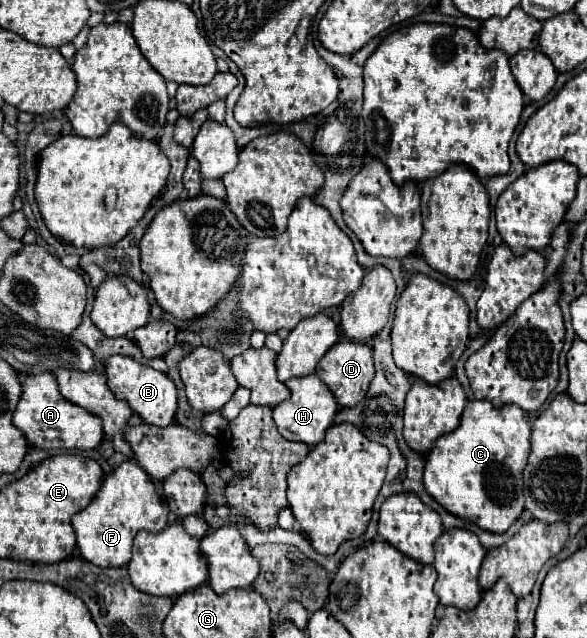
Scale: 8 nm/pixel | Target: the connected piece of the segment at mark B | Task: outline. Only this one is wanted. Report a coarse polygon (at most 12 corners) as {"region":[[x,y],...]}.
{"region":[[106,358],[108,388],[146,424],[174,422],[178,396],[164,372]]}

